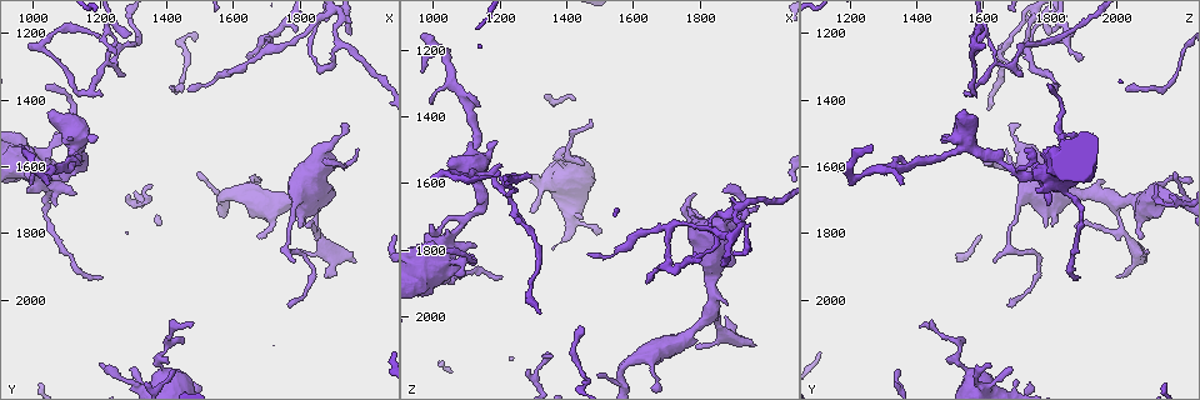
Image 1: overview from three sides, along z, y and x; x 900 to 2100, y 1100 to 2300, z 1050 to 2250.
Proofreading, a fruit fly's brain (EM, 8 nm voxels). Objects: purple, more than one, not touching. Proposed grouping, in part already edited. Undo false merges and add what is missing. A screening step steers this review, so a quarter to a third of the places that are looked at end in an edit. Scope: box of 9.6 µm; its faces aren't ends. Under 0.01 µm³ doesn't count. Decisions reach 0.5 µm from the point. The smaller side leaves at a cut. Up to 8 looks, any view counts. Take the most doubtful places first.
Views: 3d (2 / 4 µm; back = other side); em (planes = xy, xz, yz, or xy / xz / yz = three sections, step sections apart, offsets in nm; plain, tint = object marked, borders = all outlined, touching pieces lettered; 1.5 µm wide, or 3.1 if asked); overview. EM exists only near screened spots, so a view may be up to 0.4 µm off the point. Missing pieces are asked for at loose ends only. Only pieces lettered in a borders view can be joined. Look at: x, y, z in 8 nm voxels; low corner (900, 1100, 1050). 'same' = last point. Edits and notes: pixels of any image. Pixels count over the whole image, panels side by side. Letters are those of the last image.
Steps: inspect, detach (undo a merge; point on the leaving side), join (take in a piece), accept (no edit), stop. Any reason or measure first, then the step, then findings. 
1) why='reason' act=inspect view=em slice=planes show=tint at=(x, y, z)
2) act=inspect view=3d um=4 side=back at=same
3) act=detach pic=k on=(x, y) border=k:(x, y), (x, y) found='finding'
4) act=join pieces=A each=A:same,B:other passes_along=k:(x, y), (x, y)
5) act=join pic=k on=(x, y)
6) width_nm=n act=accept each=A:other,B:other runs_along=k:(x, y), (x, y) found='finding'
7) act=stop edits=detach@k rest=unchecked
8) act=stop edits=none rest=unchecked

why='free end' act=inspect view=3d um=2 at=(1960, 1200, 1800)

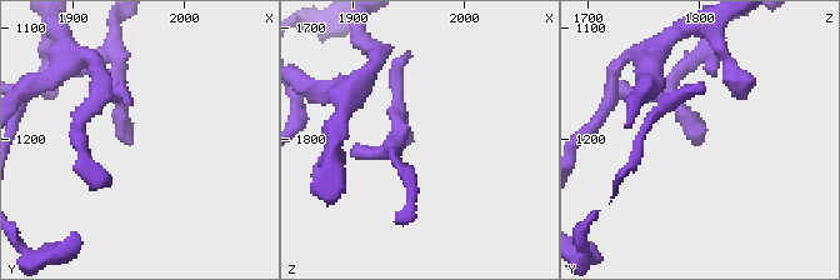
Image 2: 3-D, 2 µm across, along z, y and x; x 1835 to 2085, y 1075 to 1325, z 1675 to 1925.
why='shape alone is not enough' act=inspect view=em slice=planes show=borders at=(1954, 1204, 1798)

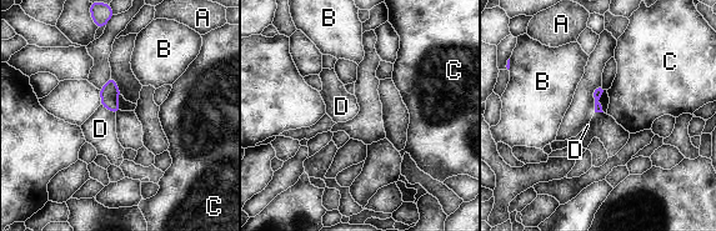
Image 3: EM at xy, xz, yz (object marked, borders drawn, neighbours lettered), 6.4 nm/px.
act=accept each=A:other,B:other,C:other,D:other border=3:(100, 105), (115, 114) found='none of them fits'

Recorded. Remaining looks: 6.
why='an open end' act=inspect view=em slice=yz step=4 show=borders at=(1800, 1780, 1810)

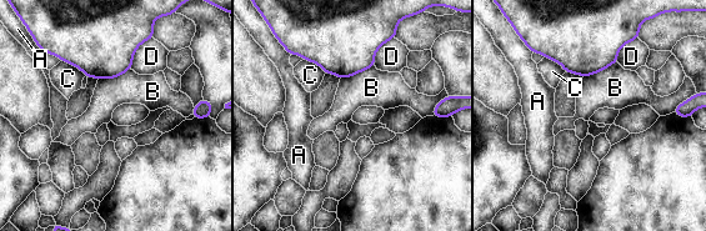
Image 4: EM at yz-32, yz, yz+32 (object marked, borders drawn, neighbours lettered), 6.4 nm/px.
why='another direction' act=inspect view=em slice=planes show=borders at=same

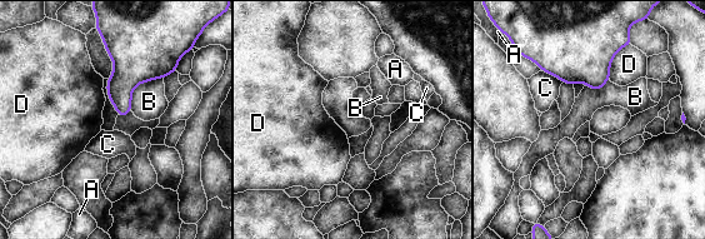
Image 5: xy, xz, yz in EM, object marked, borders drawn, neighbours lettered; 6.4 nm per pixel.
act=accept each=A:other,B:other,C:other,D:other border=5:(629, 44), (614, 56), (609, 79) found='no lettered piece goes on from it'

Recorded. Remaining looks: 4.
why='an open end' act=inspect view=em slice=planes show=tint at=(1490, 1620, 2180)

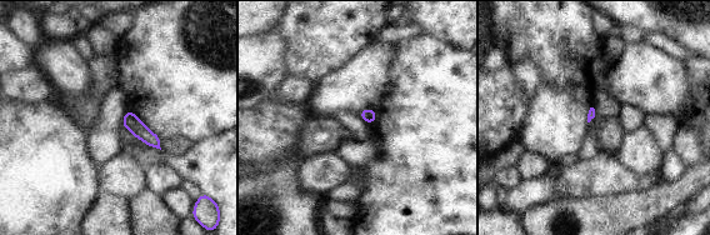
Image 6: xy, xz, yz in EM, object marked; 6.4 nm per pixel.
why='what lies round it' act=inspect view=em slice=planes show=borders at=same

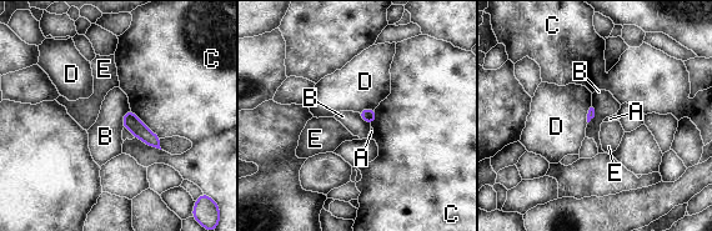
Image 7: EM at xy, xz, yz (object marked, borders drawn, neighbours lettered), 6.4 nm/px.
longest_contact=C:260nm act=accept each=A:other,B:other,C:other,D:other,E:other border=7:(130, 109), (123, 119), (123, 126) found='no lettered piece goes on from it'

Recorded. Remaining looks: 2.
act=stop edits=none rest=unchecked

